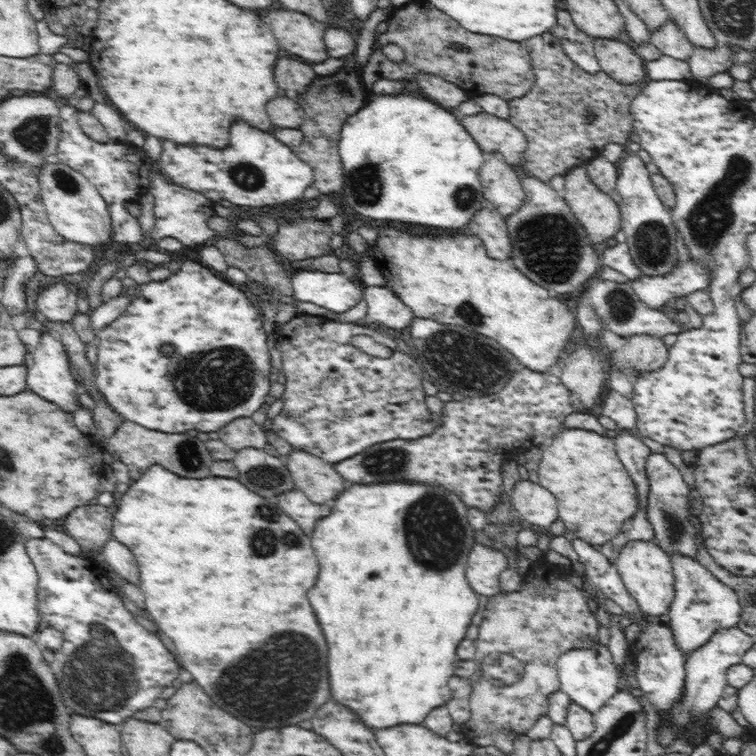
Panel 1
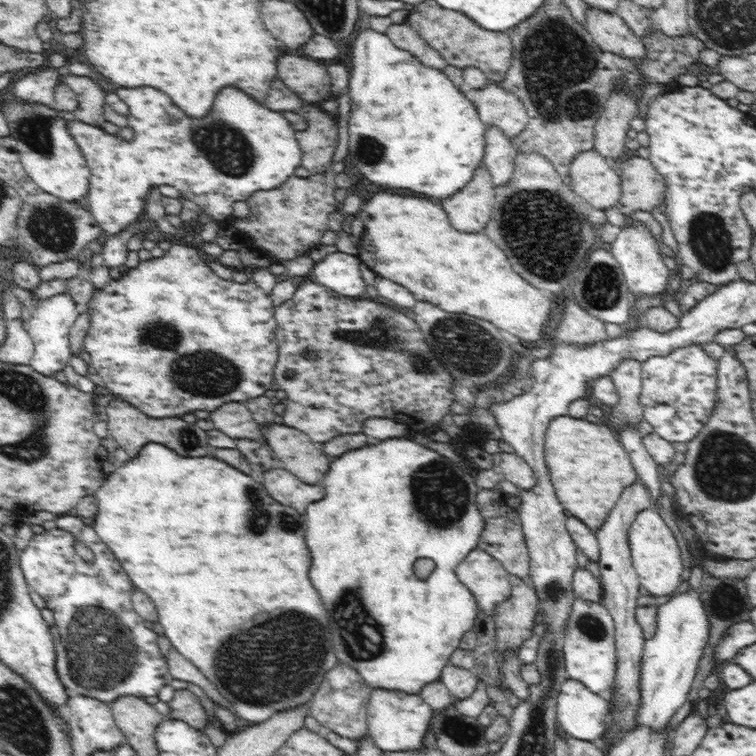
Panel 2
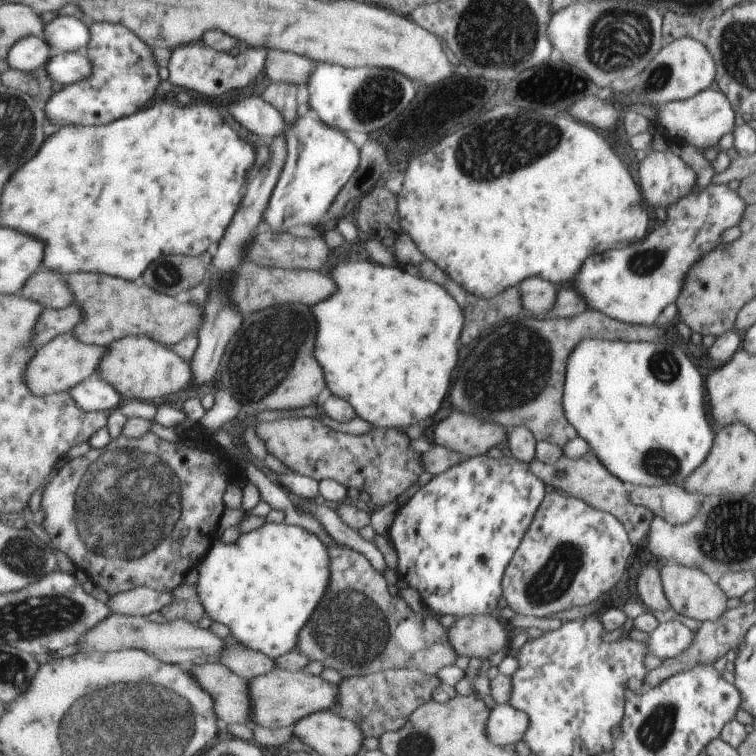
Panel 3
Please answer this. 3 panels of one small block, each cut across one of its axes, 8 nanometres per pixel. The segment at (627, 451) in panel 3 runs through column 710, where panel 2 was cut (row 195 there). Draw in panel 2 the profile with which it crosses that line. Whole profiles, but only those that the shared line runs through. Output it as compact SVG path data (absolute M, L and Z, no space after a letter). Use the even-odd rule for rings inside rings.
M371 28L358 29L356 41L352 48L352 68L350 68L350 80L348 83L347 94L350 96L350 113L348 116L349 130L349 150L346 162L354 166L364 178L367 178L376 184L378 189L384 190L408 190L414 194L422 194L430 200L440 202L443 198L450 196L453 192L460 191L461 188L472 178L473 170L483 162L485 153L485 132L487 127L478 116L476 105L466 97L465 93L460 91L452 82L446 71L440 71L436 68L428 67L408 51L404 51L394 43L386 33L375 32Z

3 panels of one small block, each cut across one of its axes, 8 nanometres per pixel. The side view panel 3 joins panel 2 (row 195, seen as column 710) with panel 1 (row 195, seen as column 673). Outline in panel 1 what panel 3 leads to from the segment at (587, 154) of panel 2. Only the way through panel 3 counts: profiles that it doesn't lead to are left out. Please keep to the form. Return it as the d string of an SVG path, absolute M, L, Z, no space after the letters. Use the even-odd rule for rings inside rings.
M584 165L573 167L563 175L565 188L563 198L572 209L574 216L580 221L592 244L602 244L613 238L621 230L621 212L618 204L606 192L602 192L592 184Z

